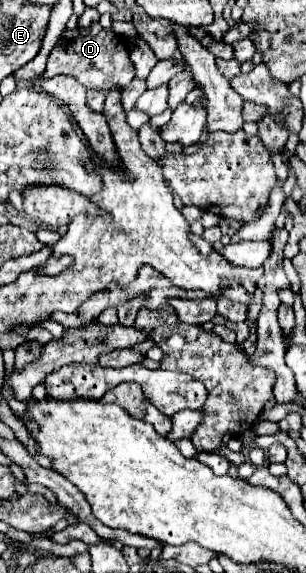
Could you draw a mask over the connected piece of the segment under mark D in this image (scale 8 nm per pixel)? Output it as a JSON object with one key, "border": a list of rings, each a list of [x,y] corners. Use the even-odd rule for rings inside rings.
{"border":[[[90,24],[90,28],[76,28],[72,32],[64,30],[60,42],[52,48],[44,76],[50,78],[58,74],[74,76],[80,84],[84,84],[88,90],[88,108],[94,112],[102,112],[108,90],[114,86],[130,84],[130,80],[136,76],[136,70],[130,60],[128,40],[110,30],[104,30],[100,24]]]}

